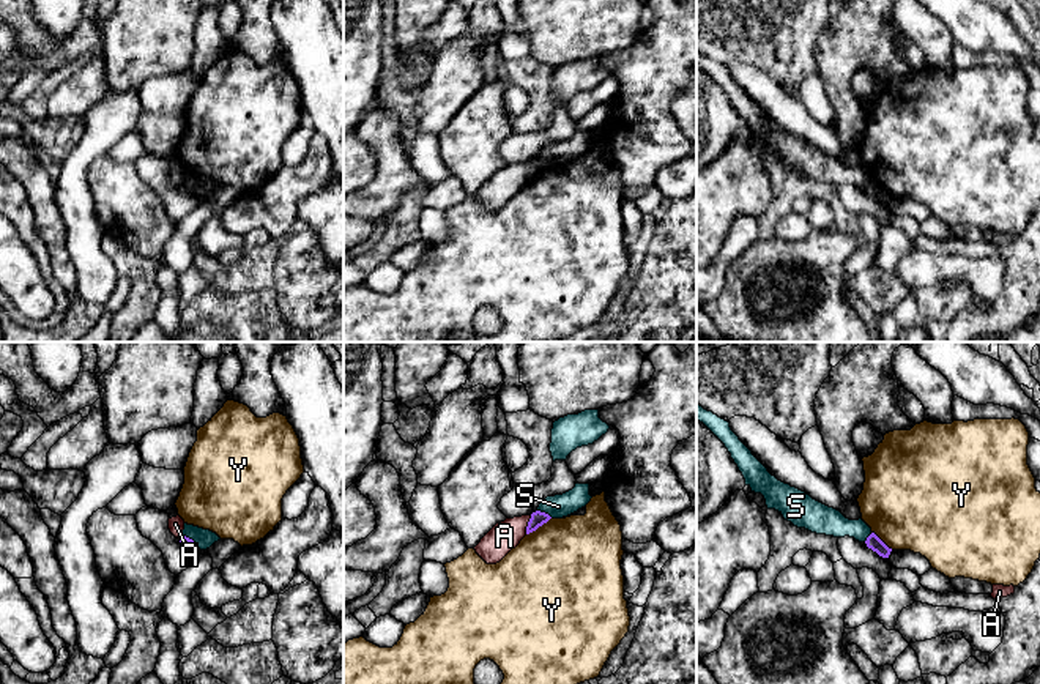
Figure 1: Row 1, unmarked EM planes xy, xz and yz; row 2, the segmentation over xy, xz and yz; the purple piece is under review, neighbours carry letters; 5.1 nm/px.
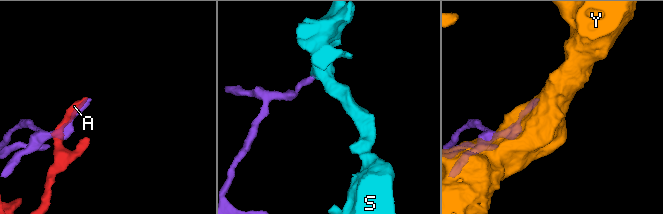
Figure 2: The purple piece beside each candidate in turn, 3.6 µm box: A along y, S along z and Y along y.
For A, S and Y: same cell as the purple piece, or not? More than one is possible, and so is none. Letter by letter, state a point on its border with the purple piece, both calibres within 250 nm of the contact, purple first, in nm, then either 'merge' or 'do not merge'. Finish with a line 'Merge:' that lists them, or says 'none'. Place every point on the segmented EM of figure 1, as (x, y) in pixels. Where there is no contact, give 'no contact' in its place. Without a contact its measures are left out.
A: meets purple in xz at (528, 524); 80 nm thick on the purple side, 150 nm on the other; do not merge
S: meets purple in xz at (544, 512); 80 nm thick on the purple side, 120 nm on the other; do not merge
Y: meets purple in xz at (538, 527); 80 nm thick on the purple side, 480 nm on the other; do not merge
Merge: none

